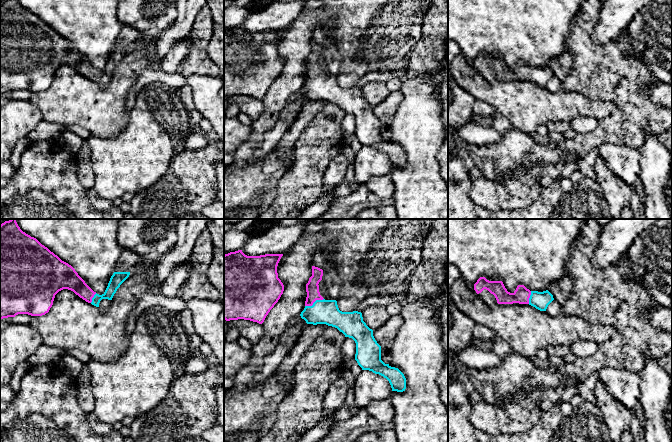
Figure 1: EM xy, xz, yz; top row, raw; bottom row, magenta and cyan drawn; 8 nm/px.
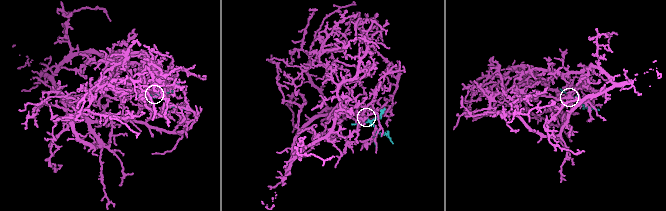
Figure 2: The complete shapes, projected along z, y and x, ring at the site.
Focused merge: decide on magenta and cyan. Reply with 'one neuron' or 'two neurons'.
one neuron

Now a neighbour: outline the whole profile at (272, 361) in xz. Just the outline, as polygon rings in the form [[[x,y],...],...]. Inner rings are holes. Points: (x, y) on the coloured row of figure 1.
[[[302,319],[297,326],[291,326],[286,331],[284,337],[281,339],[275,350],[265,357],[263,367],[260,372],[254,374],[251,385],[255,385],[256,383],[270,377],[277,371],[284,358],[295,346],[306,325],[306,321]]]

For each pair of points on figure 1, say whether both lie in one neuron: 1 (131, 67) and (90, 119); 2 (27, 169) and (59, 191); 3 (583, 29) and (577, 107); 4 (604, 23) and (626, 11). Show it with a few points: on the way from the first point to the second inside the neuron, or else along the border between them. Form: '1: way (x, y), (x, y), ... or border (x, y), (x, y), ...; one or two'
1: way (122, 80), (115, 94), (103, 106); one
2: way (35, 170), (38, 170), (51, 183); one
3: border (560, 89), (575, 91), (600, 100); two
4: way (609, 21), (621, 11); one

